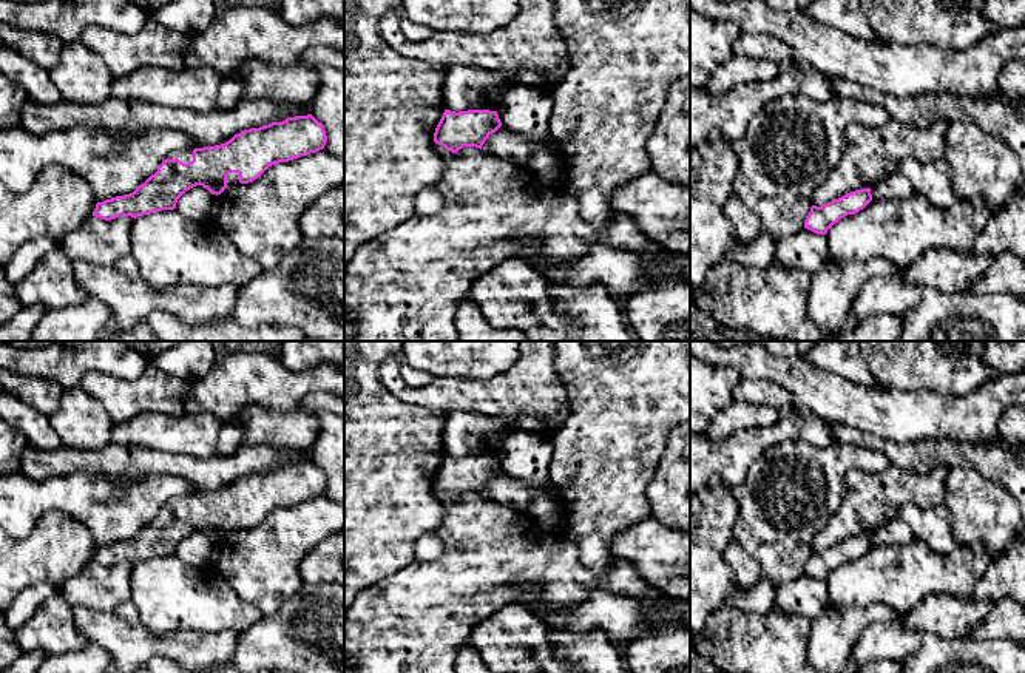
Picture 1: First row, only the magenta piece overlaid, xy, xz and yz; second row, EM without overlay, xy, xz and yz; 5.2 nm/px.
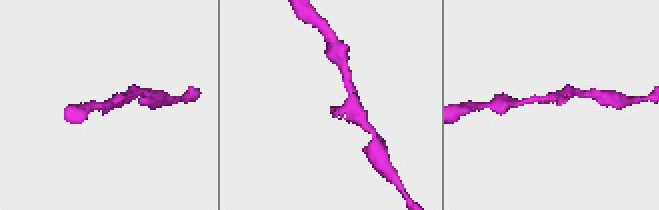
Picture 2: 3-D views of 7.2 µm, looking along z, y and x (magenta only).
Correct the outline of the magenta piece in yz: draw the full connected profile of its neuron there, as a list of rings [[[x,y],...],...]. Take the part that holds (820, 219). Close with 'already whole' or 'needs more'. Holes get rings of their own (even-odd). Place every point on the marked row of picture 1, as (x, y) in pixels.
[[[871,188],[851,191],[821,207],[812,205],[804,221],[804,228],[826,235],[827,230],[847,215],[855,215],[872,201]]]; already whole

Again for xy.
[[[307,114],[244,130],[215,147],[178,150],[133,193],[97,202],[93,216],[136,219],[174,210],[178,199],[196,185],[218,196],[227,187],[253,182],[275,164],[316,153],[326,142],[323,123]]]; needs more

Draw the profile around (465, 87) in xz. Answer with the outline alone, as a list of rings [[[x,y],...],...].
[[[455,63],[446,68],[443,82],[445,110],[499,111],[503,93],[511,85],[503,73],[489,71],[480,66]]]

